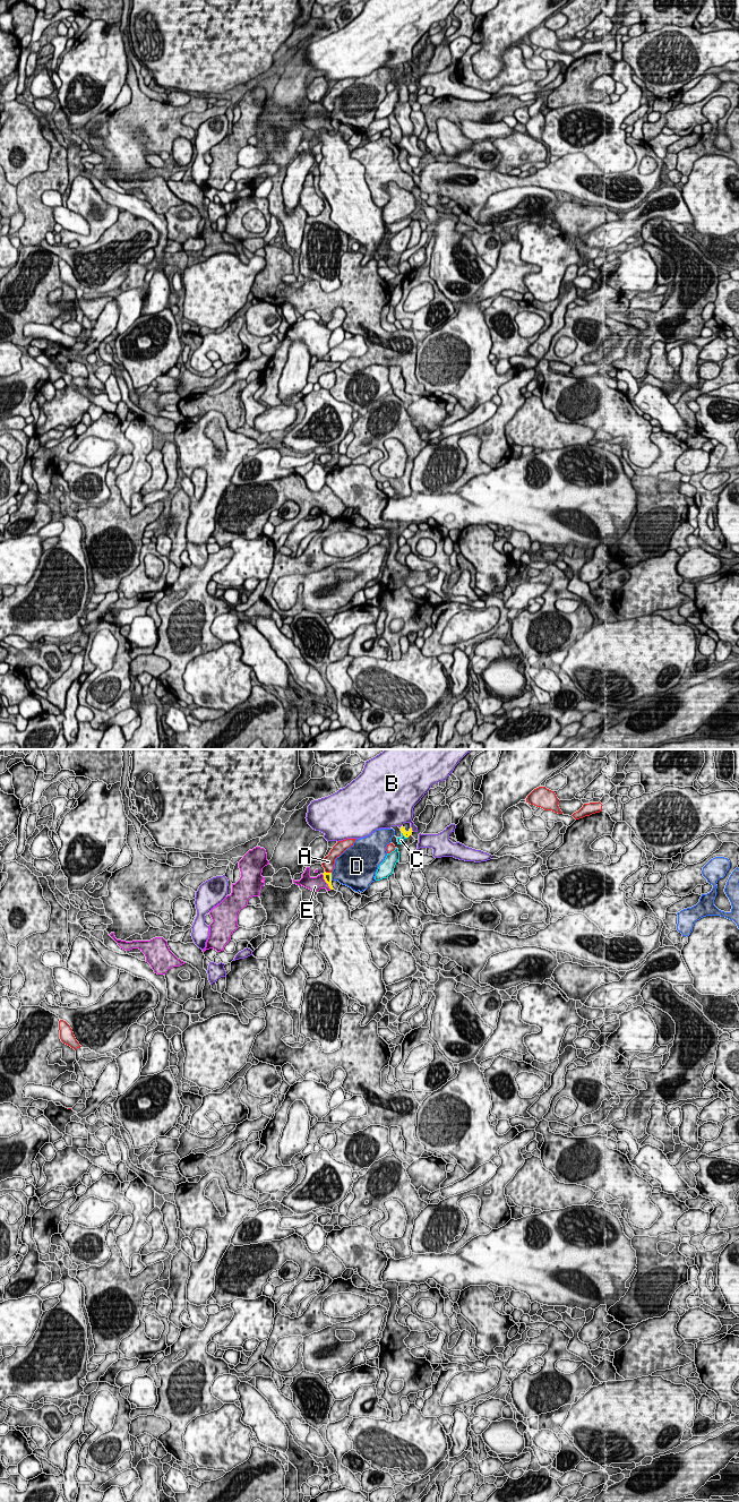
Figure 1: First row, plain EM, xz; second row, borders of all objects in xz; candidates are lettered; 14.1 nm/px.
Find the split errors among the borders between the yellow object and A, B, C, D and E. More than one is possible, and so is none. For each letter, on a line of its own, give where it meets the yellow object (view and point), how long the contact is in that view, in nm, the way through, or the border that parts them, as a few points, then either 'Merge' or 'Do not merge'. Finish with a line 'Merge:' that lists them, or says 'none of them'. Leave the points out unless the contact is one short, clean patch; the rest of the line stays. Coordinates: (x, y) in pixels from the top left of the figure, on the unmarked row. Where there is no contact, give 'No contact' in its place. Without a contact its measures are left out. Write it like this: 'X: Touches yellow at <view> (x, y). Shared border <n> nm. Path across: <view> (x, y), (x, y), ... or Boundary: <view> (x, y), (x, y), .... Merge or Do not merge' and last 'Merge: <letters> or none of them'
A: Touches yellow at xz (328, 112). Shared border 100 nm. Do not merge
B: Touches yellow at xz (411, 68). Shared border 90 nm. Boundary: xz (411, 66), (413, 70). Do not merge
C: Touches yellow at xz (404, 75). Shared border 120 nm. Boundary: xz (402, 71), (406, 77). Do not merge
D: Touches yellow at xz (331, 116). Shared border 110 nm. Do not merge
E: Touches yellow at xz (325, 120). Shared border 260 nm. Path across: xz (327, 116), (325, 120), (315, 123). Merge
Merge: E

